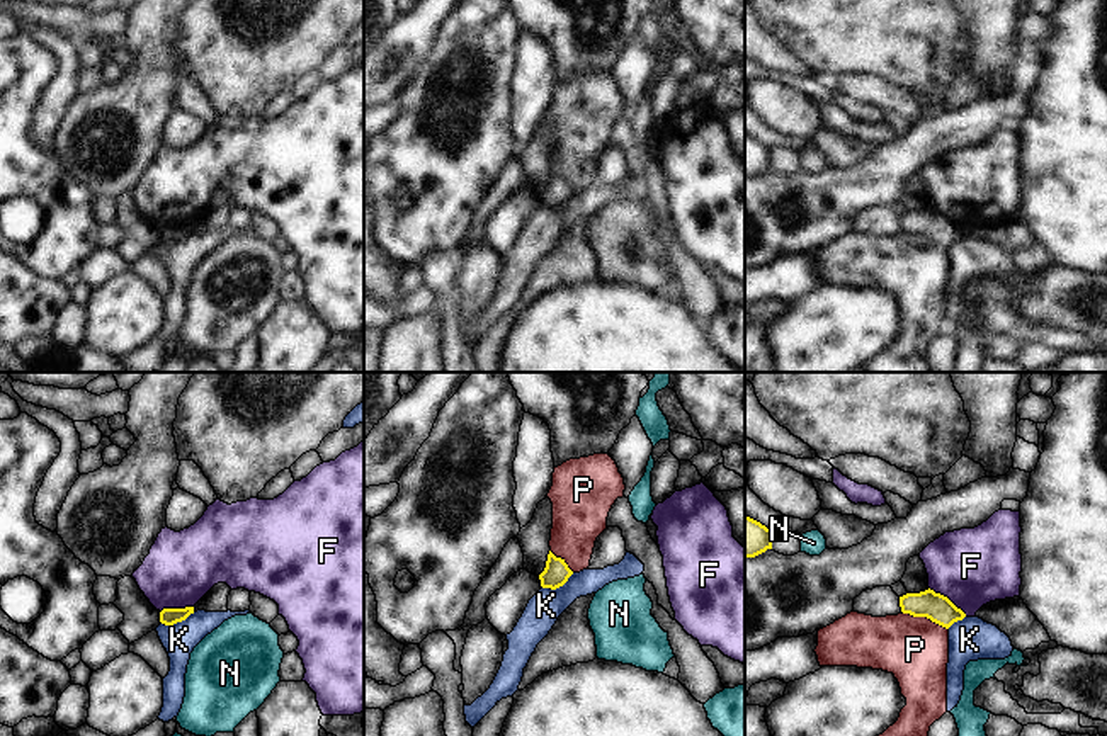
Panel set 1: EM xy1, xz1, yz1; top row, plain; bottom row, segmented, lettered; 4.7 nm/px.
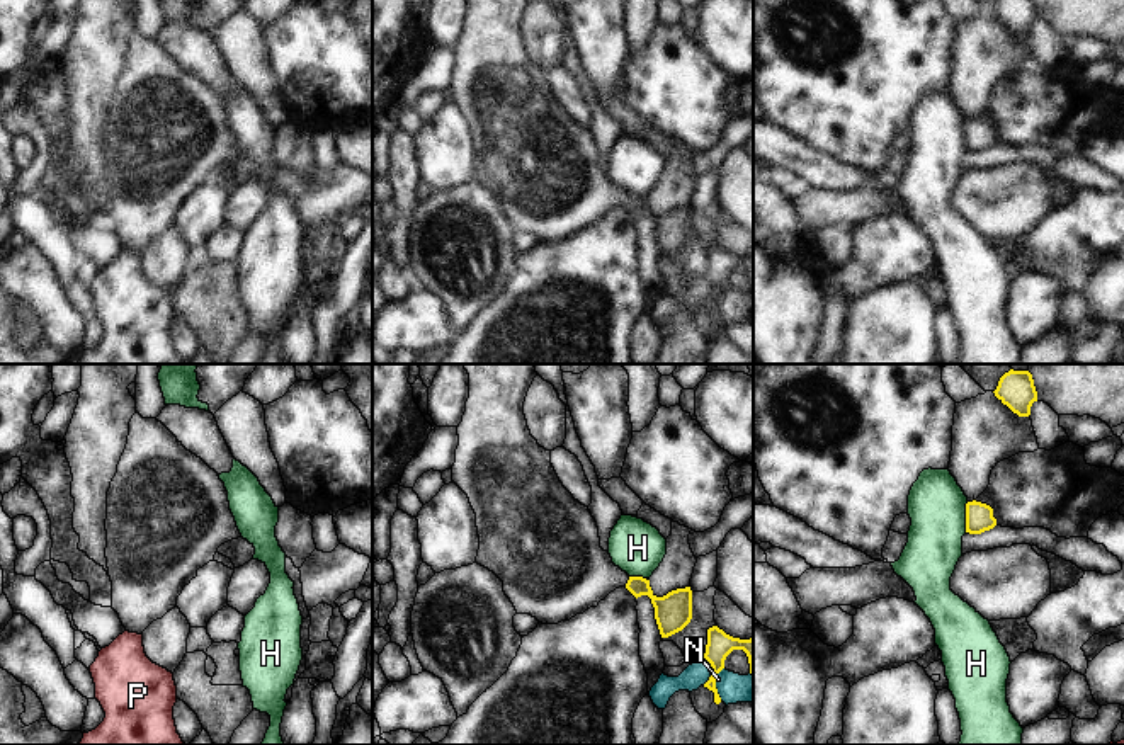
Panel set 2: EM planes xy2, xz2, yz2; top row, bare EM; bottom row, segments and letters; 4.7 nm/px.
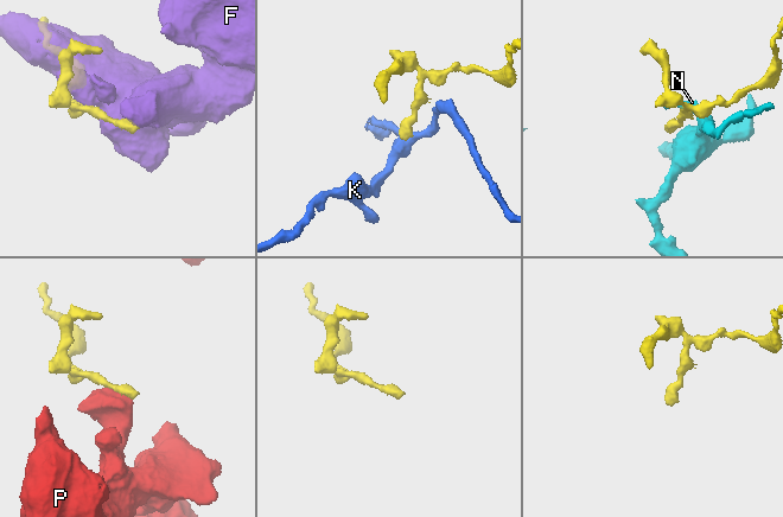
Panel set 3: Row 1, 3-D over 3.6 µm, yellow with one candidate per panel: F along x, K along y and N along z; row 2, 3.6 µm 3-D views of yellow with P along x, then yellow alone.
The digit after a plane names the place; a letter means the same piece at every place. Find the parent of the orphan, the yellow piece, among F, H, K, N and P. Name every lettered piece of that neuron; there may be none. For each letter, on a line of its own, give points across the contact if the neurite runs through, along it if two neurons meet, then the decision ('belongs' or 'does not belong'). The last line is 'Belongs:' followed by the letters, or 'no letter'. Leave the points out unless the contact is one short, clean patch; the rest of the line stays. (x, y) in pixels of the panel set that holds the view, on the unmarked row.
F: does not belong
H: does not belong
K: border xy1 (194, 232), (172, 243), (160, 242); does not belong
N: does not belong
P: border yz1 (902, 230), (912, 235), (925, 235), (948, 249); does not belong
Belongs: no letter

